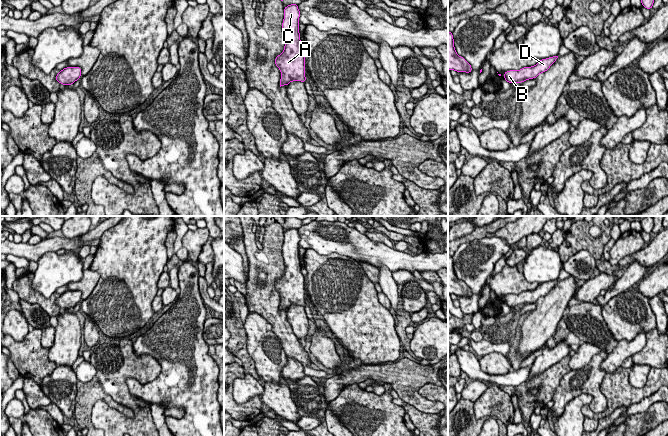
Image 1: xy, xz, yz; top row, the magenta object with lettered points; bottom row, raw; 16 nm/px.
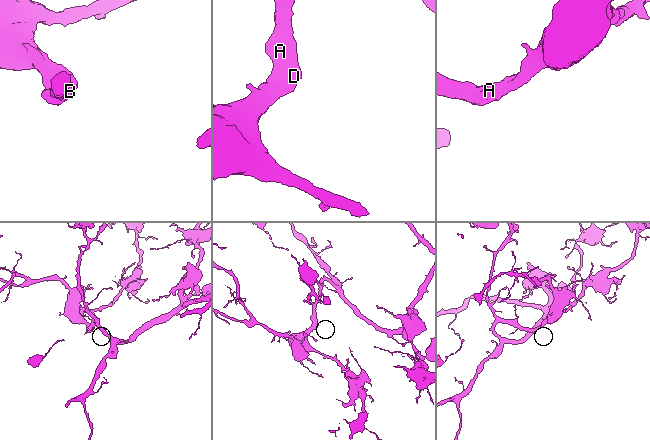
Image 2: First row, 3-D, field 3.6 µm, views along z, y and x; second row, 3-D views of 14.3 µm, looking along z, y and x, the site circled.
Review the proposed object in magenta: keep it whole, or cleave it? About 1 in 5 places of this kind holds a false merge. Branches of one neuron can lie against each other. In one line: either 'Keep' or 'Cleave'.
Keep

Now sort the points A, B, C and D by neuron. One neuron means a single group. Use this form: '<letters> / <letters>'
A B C D

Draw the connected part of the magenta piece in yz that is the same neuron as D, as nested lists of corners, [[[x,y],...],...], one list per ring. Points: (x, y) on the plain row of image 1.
[[[558,280],[540,284],[535,290],[524,291],[520,294],[510,294],[504,297],[504,302],[508,307],[521,307],[529,303],[536,302],[540,297],[546,296],[557,284]]]

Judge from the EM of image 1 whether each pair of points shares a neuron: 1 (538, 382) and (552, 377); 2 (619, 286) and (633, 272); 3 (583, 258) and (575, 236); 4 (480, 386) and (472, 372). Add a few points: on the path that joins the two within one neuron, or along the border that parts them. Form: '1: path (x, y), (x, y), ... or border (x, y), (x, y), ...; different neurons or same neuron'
1: path (541, 382), (549, 380); same neuron
2: path (622, 283), (630, 275); same neuron
3: border (596, 260), (586, 250), (579, 250), (564, 262); different neurons
4: border (472, 379), (484, 382); different neurons

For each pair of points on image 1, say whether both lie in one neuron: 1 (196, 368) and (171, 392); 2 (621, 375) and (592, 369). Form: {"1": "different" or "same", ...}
{"1": "same", "2": "different"}

